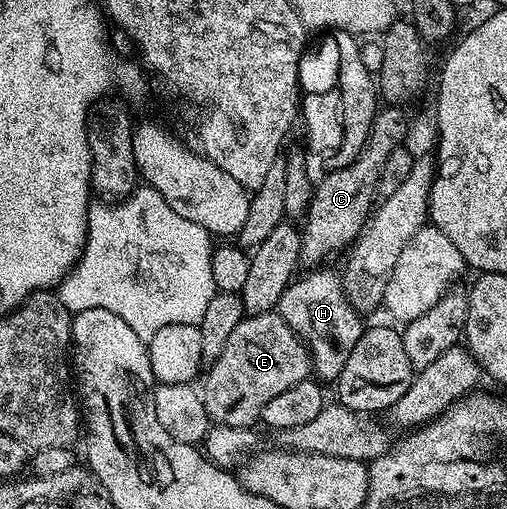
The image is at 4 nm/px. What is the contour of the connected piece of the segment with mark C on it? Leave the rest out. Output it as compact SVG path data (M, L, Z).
M396 105L381 106L376 112L370 137L362 153L358 153L350 165L329 170L329 175L321 183L315 184L312 201L303 220L304 227L300 231L300 263L306 265L305 268L319 268L323 264L320 262L331 251L351 248L360 236L377 202L376 186L382 165L386 165L386 157L390 157L390 153L394 153L394 149L401 146L408 135L408 119L400 111L403 110Z

